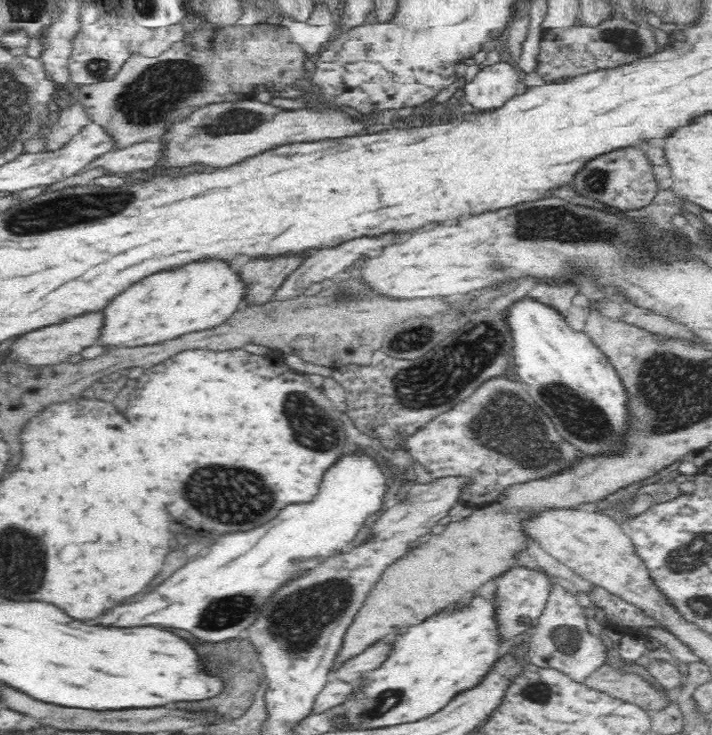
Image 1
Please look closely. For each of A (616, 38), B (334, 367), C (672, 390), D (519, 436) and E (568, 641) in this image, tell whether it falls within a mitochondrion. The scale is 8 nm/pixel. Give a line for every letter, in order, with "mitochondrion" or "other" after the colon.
A: mitochondrion
B: other
C: mitochondrion
D: mitochondrion
E: mitochondrion

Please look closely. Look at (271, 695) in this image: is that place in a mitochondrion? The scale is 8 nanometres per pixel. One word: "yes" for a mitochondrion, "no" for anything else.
no

